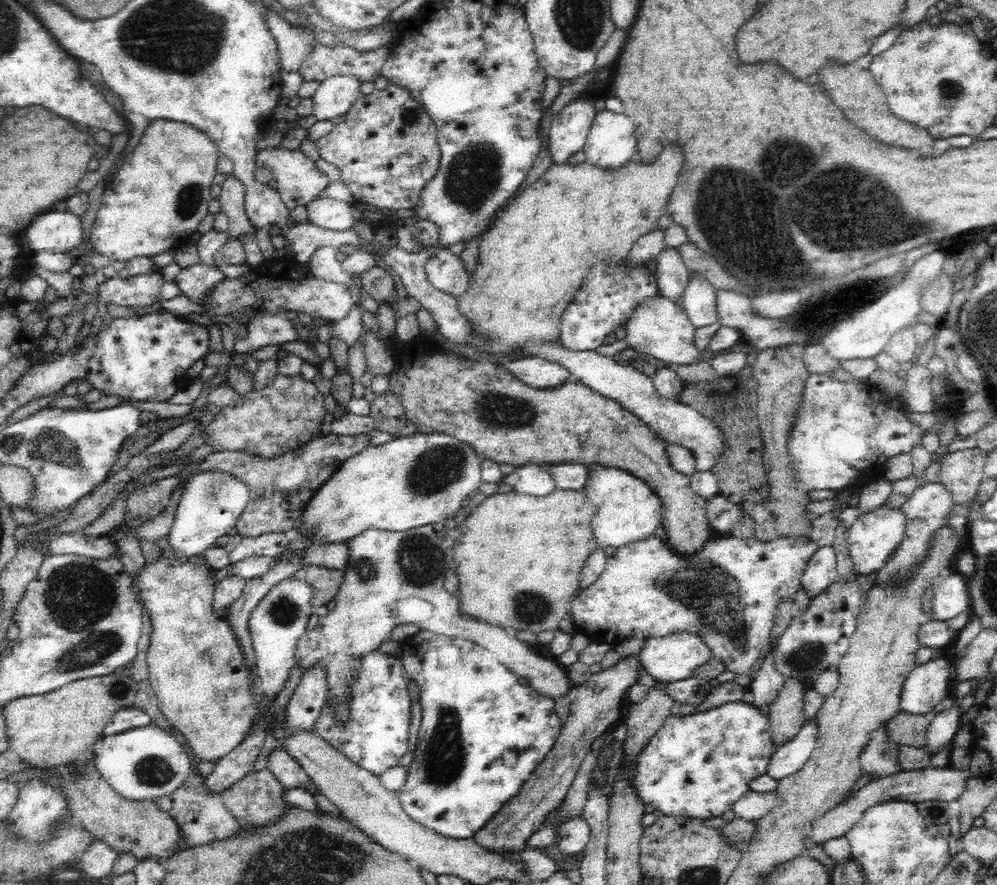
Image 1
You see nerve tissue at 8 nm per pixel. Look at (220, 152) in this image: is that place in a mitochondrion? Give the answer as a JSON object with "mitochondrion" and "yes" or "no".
{"mitochondrion":"no"}

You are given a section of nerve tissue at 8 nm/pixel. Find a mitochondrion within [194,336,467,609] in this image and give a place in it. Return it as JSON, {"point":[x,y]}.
{"point":[422,559]}

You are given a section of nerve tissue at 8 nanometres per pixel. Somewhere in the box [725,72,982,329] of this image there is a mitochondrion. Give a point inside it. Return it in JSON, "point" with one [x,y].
{"point":[871,214]}

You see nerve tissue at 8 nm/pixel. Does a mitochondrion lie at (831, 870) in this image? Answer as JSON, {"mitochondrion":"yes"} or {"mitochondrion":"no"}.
{"mitochondrion":"no"}

